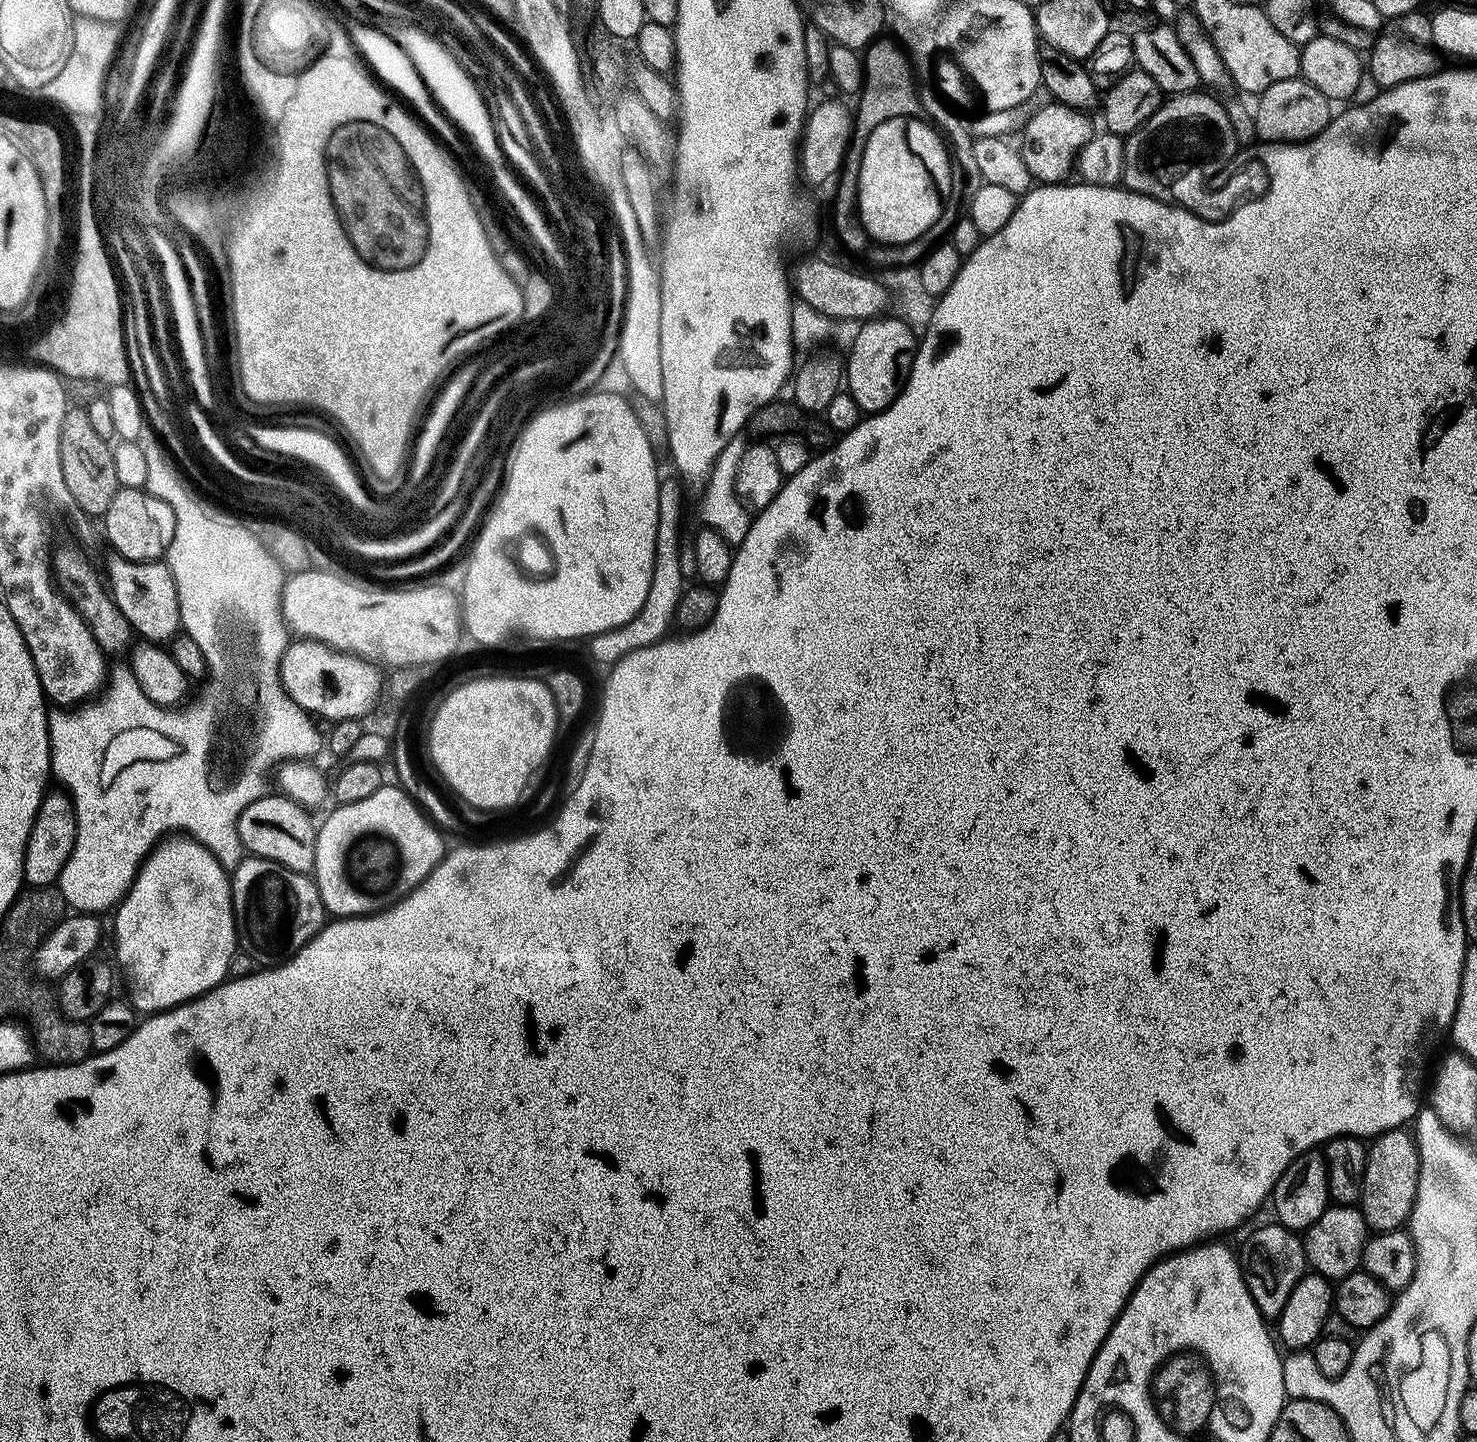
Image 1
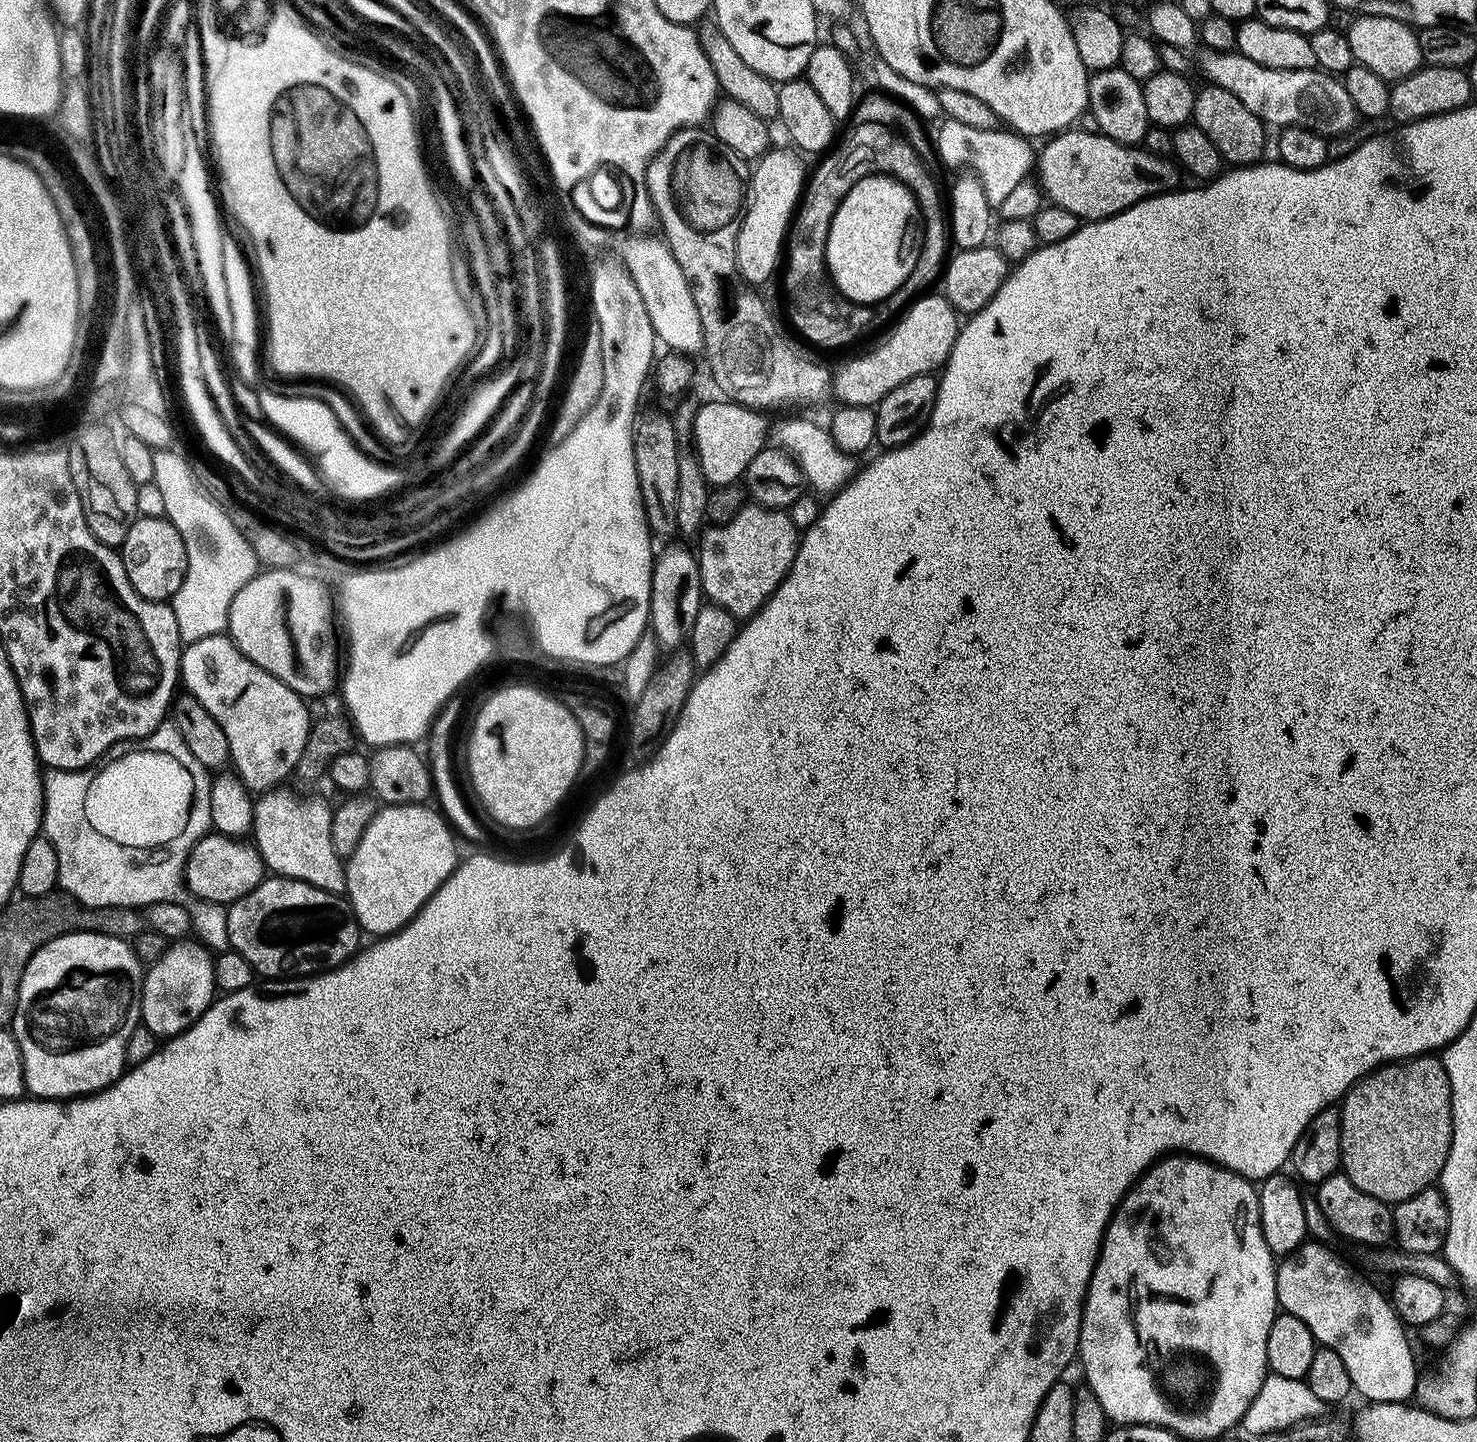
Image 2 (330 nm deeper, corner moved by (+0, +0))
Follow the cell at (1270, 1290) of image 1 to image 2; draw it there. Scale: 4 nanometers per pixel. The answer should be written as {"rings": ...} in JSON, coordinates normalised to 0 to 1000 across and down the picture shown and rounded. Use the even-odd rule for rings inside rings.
{"rings":[[[884,861],[880,863],[876,868],[872,869],[865,876],[864,878],[864,901],[866,906],[869,908],[870,911],[876,914],[879,914],[882,917],[884,917],[886,922],[888,923],[888,927],[890,928],[892,933],[903,936],[906,939],[906,942],[909,942],[909,945],[911,947],[911,951],[914,953],[914,958],[916,963],[919,966],[921,965],[924,968],[924,972],[930,974],[947,974],[949,972],[953,972],[959,967],[959,961],[960,959],[960,954],[959,954],[959,940],[956,938],[956,932],[953,930],[952,923],[952,919],[950,915],[948,915],[945,908],[942,906],[942,902],[939,898],[937,899],[928,890],[926,888],[921,888],[921,885],[909,874],[907,871],[904,871],[900,866],[896,863],[888,863],[888,861]]]}

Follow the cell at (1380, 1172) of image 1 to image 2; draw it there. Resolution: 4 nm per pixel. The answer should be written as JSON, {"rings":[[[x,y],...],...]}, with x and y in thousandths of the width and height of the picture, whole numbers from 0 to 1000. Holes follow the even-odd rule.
{"rings":[[[971,731],[946,736],[926,744],[907,764],[909,815],[919,825],[939,835],[946,835],[969,823],[975,816],[983,794],[982,755],[977,736]]]}

